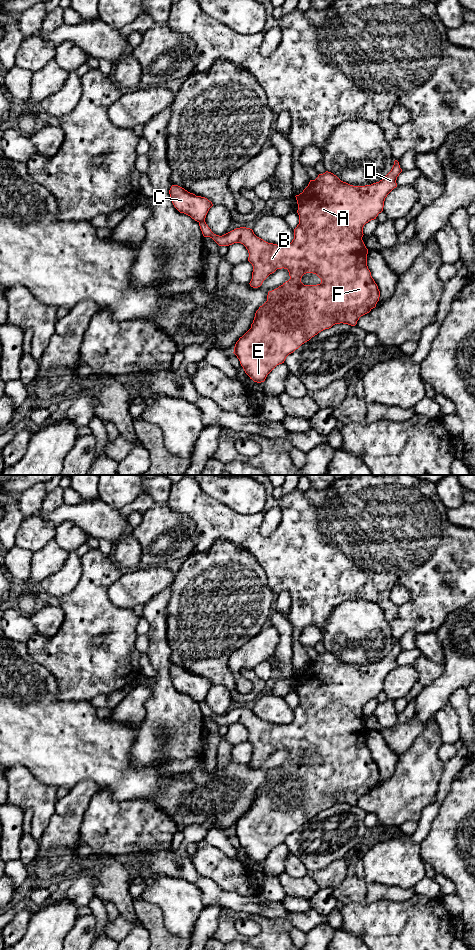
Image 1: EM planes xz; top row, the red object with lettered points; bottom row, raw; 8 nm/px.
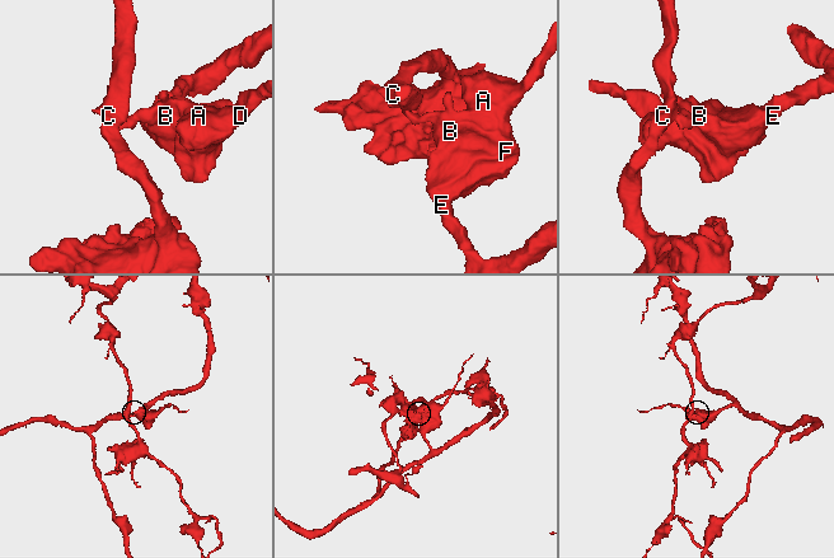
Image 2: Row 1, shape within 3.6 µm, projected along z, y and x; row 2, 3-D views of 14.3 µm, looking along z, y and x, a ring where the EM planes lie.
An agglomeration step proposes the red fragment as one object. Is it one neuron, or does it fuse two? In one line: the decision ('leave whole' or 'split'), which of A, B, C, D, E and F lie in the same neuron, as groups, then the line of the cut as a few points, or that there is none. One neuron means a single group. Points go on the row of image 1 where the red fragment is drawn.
split | A B D E F / C | xz (204, 220), (199, 222)

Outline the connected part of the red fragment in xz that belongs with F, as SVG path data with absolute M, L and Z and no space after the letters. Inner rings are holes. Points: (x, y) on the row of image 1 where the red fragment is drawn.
M395 160L391 171L382 180L365 186L350 185L328 171L319 174L315 180L310 180L302 193L295 196L299 224L294 229L294 239L286 245L268 243L246 227L236 228L219 236L211 231L205 221L199 222L203 236L212 238L219 246L241 243L246 247L249 253L248 261L253 266L252 279L249 283L251 287L260 287L263 281L277 269L284 268L289 272L288 281L268 292L267 301L256 311L251 328L239 338L234 347L233 353L239 359L245 373L254 382L264 382L267 375L277 365L284 363L289 354L319 332L340 323L355 326L361 316L376 307L380 291L367 266L368 249L362 240L363 227L383 211L385 198L397 187L396 180L401 172L399 162ZM306 273L316 274L321 279L321 283L304 285L301 278Z

